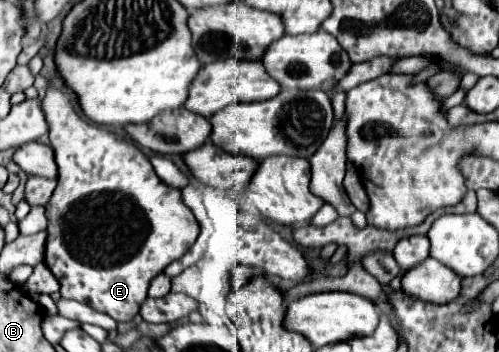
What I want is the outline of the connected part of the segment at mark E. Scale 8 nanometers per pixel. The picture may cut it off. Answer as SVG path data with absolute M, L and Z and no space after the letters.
M52 85L46 87L42 111L50 127L50 145L58 165L58 187L46 209L46 265L54 277L60 279L62 297L86 303L116 321L132 321L148 297L150 281L190 249L200 233L198 223L192 211L182 203L180 189L168 187L158 179L142 149L130 139L82 119L66 91Z

